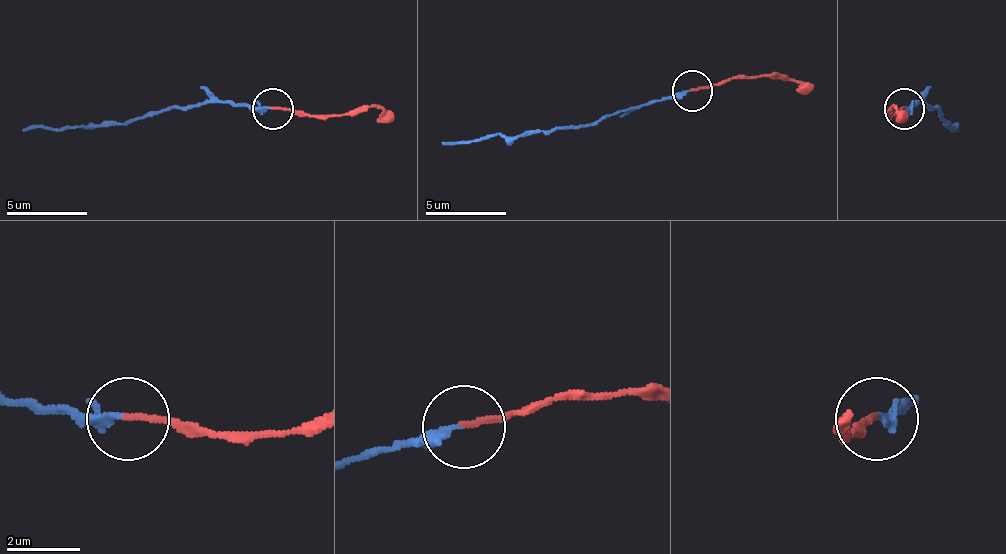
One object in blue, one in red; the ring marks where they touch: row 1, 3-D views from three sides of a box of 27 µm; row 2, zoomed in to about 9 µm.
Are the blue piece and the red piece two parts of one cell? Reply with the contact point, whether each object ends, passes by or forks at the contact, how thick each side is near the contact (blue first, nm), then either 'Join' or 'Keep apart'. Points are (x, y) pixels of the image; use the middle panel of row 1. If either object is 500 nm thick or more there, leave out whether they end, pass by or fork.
Place: (692, 90). At the ring blue passes by. At the ring red ends. Thickness 150 nm (blue) against 160 nm. Keep apart

